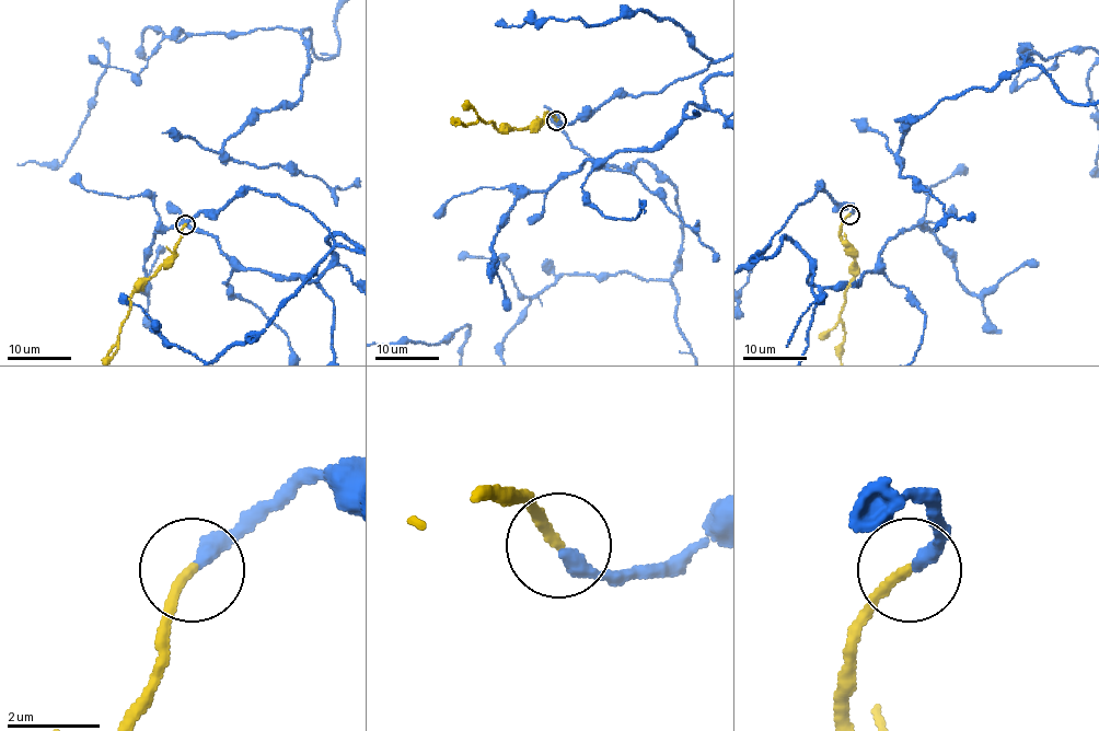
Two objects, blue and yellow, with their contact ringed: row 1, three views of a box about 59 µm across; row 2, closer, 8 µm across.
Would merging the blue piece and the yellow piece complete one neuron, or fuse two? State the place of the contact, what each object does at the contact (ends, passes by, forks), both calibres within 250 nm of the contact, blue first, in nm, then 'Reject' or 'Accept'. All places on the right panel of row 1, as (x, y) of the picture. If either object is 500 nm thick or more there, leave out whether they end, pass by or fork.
Place: (849, 215). At the ring blue ends. At the ring yellow ends. Thickness 340 nm (blue) against 220 nm. Accept

